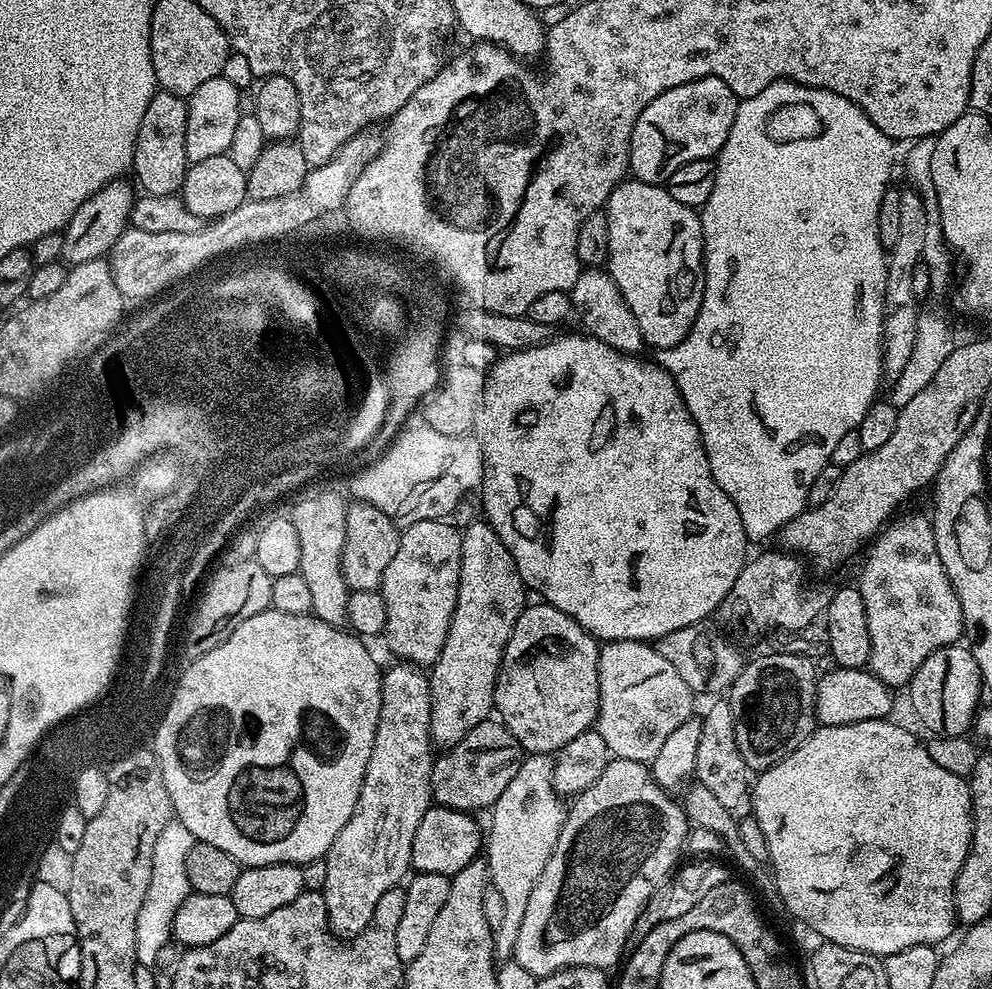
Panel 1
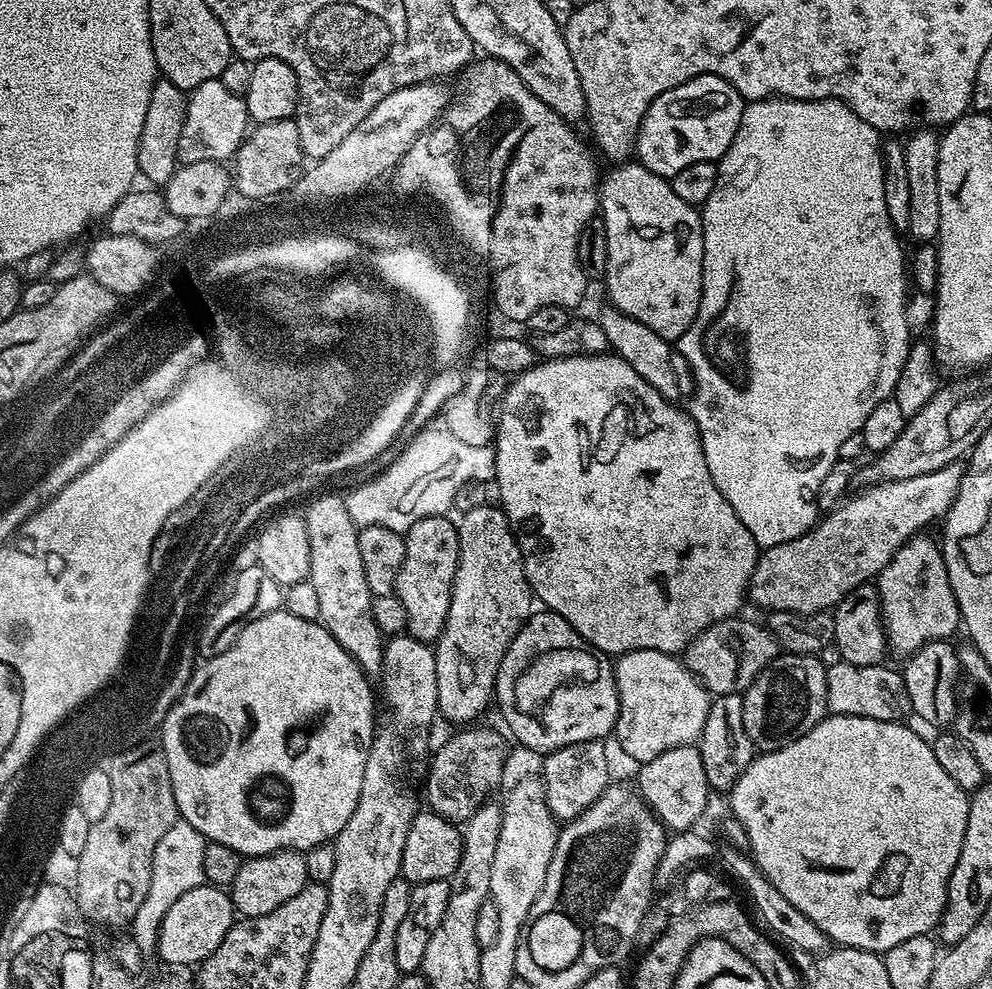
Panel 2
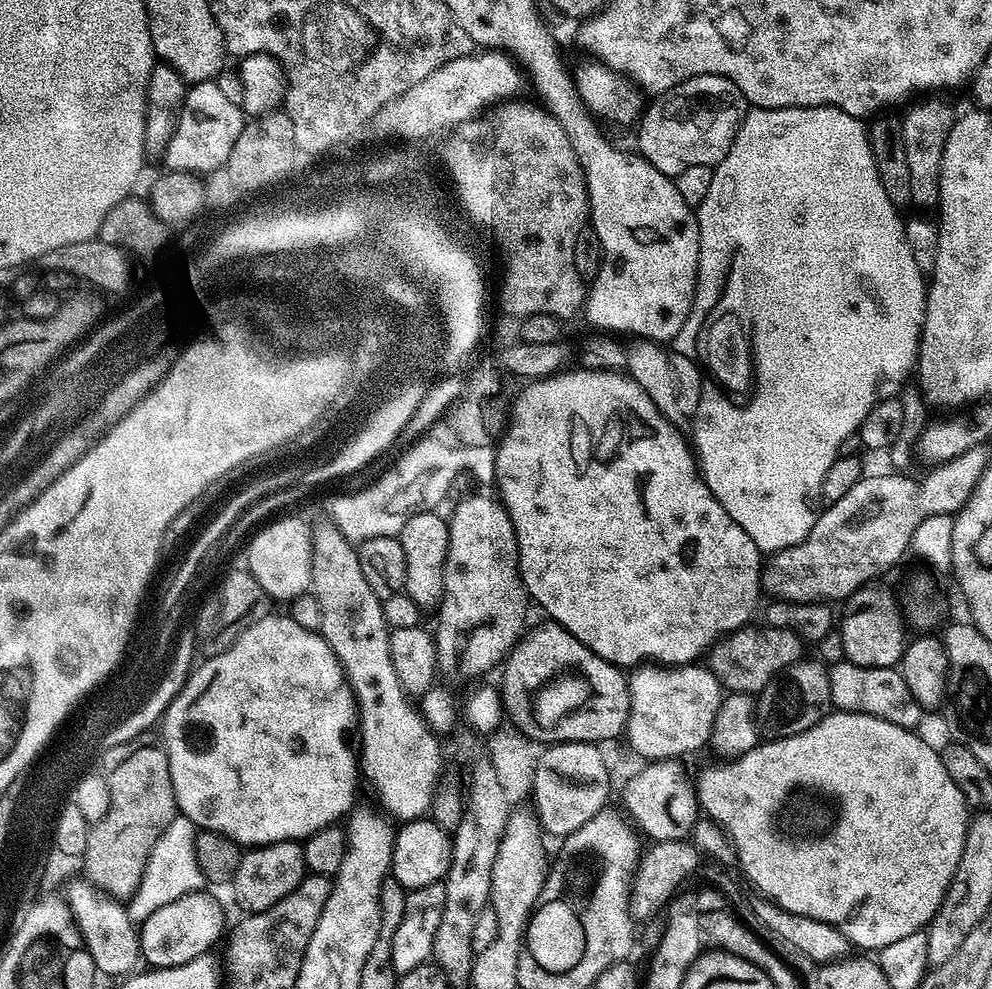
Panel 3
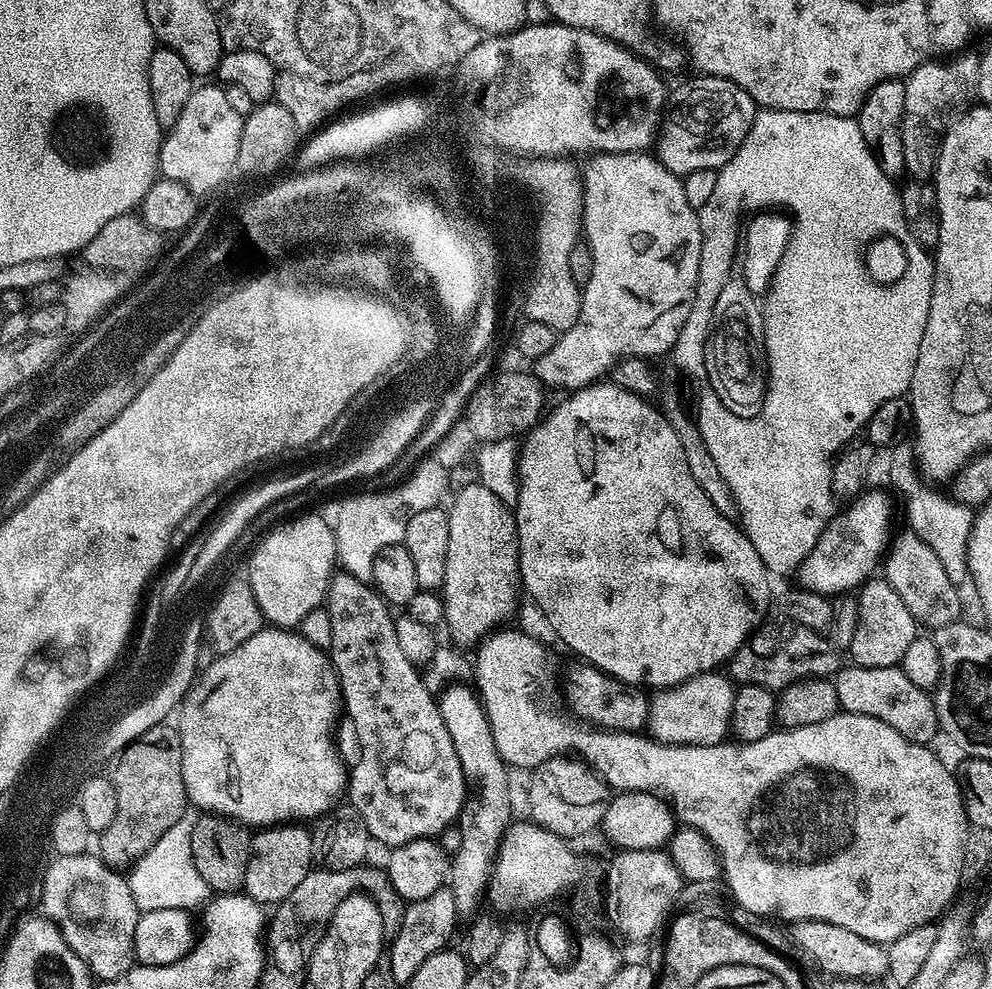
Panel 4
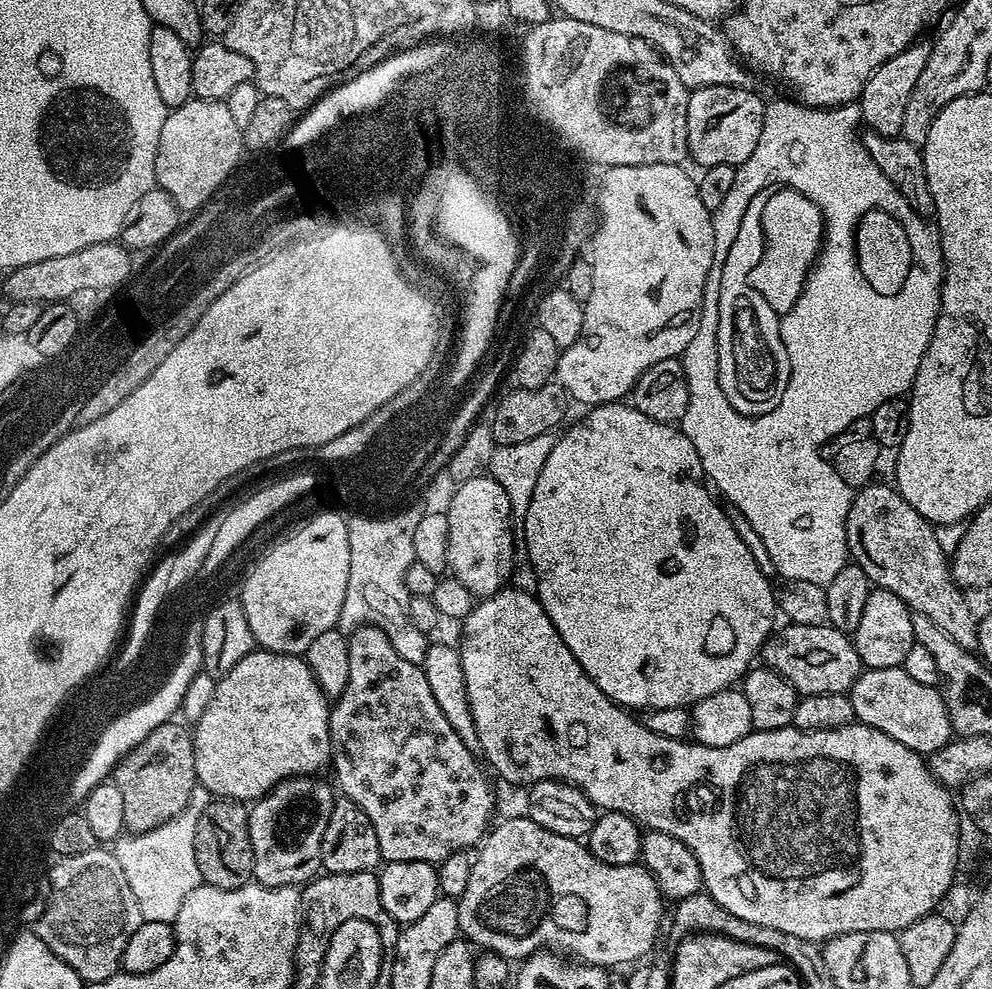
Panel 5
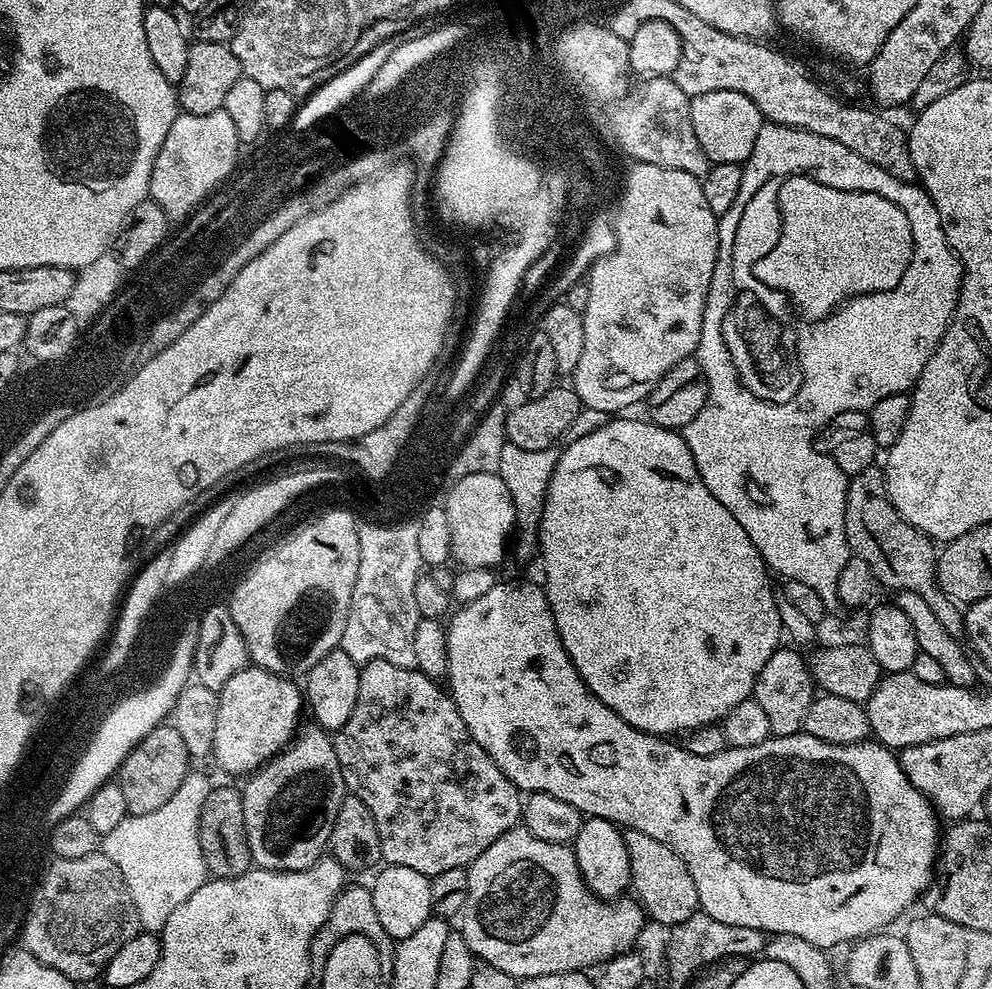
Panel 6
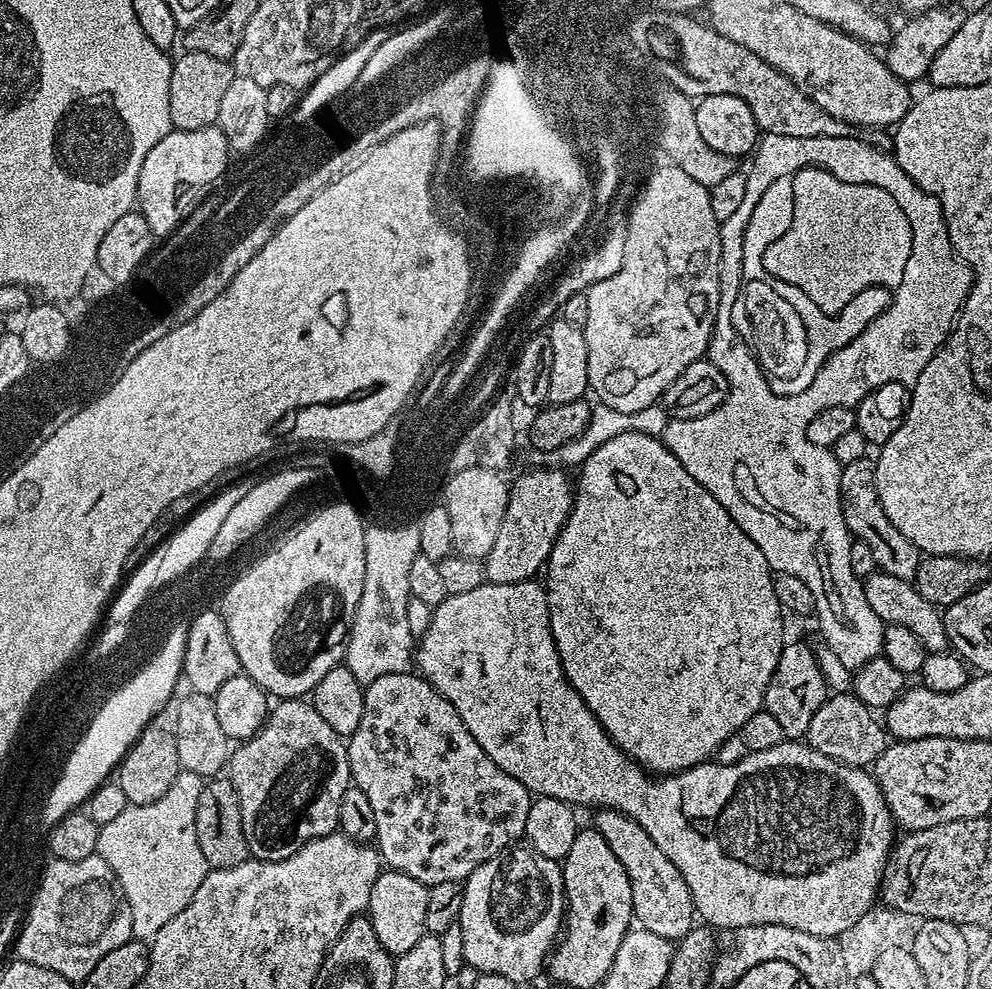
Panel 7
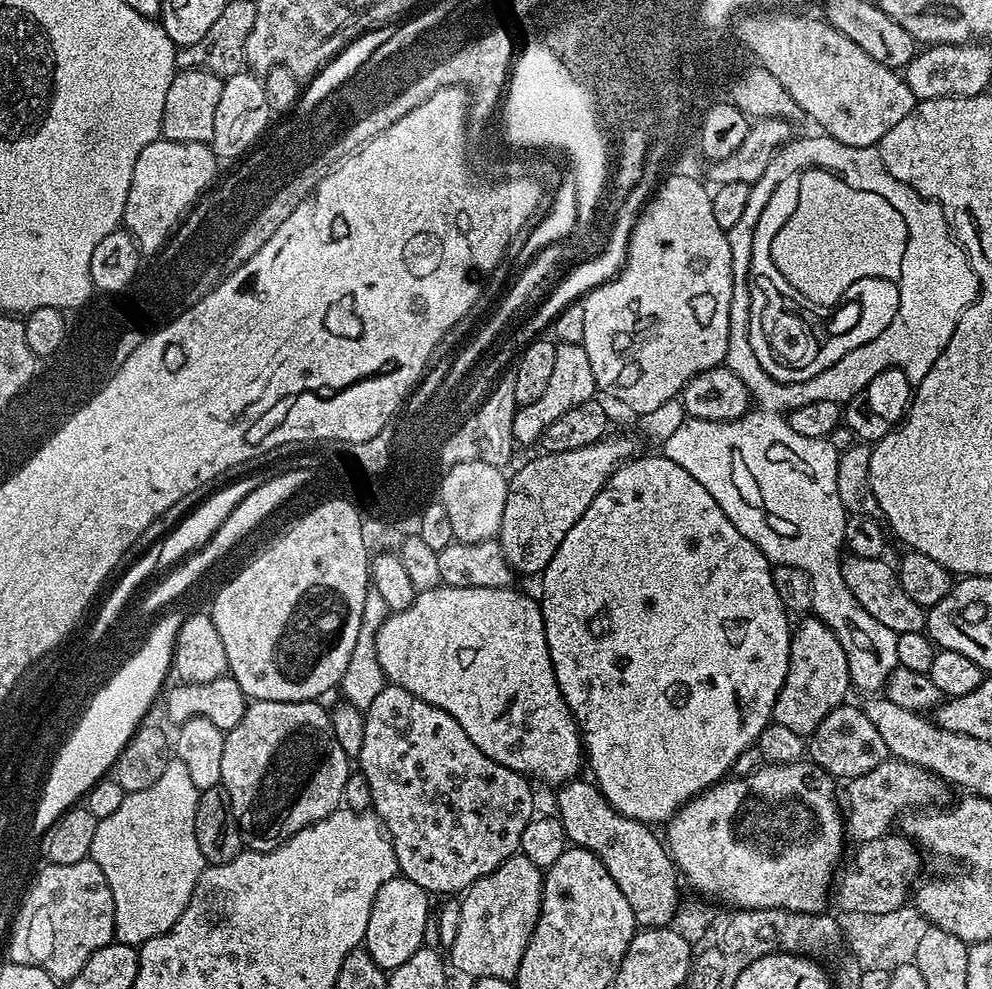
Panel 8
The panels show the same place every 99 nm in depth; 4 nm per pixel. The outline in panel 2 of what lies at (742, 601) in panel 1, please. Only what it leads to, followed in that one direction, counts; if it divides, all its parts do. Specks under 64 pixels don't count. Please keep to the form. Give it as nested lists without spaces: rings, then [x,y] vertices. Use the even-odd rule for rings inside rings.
[[[957,462],[954,464],[948,464],[942,470],[937,472],[931,472],[930,474],[922,474],[921,476],[915,476],[914,478],[906,478],[905,480],[890,480],[886,484],[874,484],[871,485],[867,490],[860,490],[855,494],[849,495],[847,499],[843,501],[839,506],[831,509],[827,513],[828,516],[819,521],[816,527],[811,532],[806,533],[804,536],[794,538],[790,542],[782,542],[778,546],[773,548],[765,548],[757,555],[756,565],[754,566],[754,574],[748,580],[748,590],[746,593],[749,601],[753,600],[760,608],[769,608],[772,614],[779,614],[782,612],[797,612],[798,614],[810,614],[811,612],[826,612],[835,609],[836,605],[840,603],[840,600],[846,595],[850,594],[850,590],[854,590],[859,584],[869,583],[873,578],[879,577],[880,571],[888,565],[890,558],[899,548],[901,548],[907,540],[914,535],[917,535],[932,519],[943,518],[948,514],[948,508],[954,502],[954,498],[958,494],[958,486],[960,480],[964,476],[965,465]]]

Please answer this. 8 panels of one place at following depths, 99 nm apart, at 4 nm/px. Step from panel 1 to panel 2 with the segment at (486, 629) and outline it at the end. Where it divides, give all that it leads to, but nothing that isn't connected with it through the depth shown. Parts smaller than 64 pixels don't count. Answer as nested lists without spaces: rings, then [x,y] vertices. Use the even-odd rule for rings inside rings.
[[[480,504],[458,520],[458,527],[460,549],[452,583],[452,601],[444,623],[444,632],[434,644],[438,674],[436,706],[441,717],[453,720],[456,726],[468,726],[479,721],[478,718],[487,710],[488,703],[493,703],[498,666],[506,654],[509,642],[516,637],[524,621],[534,611],[534,593],[528,585],[524,573],[524,559],[503,508]]]

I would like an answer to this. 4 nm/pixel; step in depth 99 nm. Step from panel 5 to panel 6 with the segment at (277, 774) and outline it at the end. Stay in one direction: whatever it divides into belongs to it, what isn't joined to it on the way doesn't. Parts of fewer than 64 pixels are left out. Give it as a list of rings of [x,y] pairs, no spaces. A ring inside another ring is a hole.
[[[255,666],[246,667],[238,674],[234,674],[234,678],[230,678],[230,682],[226,682],[226,686],[218,693],[217,724],[214,726],[211,759],[216,759],[226,771],[243,777],[255,772],[265,762],[277,756],[283,748],[288,747],[302,724],[302,692],[297,685],[295,688],[292,684],[295,683],[287,676],[279,676],[270,670]]]

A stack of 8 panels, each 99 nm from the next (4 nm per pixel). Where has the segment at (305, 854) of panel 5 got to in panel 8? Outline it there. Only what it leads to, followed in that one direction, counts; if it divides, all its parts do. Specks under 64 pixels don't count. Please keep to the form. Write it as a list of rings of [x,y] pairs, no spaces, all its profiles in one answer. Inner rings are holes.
[[[252,700],[238,722],[225,735],[220,784],[230,794],[230,806],[240,827],[244,848],[269,852],[282,846],[298,830],[316,824],[341,807],[344,787],[350,771],[350,757],[338,746],[334,726],[327,707],[315,700],[302,702],[270,702]]]

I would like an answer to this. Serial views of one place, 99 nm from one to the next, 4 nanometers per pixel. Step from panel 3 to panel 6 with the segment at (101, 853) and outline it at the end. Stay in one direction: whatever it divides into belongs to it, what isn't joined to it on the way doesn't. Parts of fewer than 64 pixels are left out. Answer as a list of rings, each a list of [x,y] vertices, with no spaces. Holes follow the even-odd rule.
[[[165,722],[150,730],[150,734],[138,741],[120,764],[118,783],[122,795],[126,798],[128,814],[150,814],[150,810],[159,810],[165,802],[170,802],[174,790],[178,790],[178,786],[182,786],[182,782],[188,776],[188,763],[190,757],[186,745],[171,722]]]

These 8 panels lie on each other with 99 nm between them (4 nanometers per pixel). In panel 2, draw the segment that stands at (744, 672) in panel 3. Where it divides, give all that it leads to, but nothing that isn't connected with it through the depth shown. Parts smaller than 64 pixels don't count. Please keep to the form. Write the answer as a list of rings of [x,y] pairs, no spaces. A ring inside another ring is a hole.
[[[729,618],[712,624],[690,641],[682,663],[713,697],[744,693],[760,671],[778,654],[778,641],[771,631],[752,620]]]

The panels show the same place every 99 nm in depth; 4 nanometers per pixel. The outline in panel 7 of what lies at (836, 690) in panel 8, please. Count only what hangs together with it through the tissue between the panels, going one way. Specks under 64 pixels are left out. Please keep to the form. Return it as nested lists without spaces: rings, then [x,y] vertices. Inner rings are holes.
[[[785,643],[782,654],[778,658],[778,666],[766,686],[763,711],[774,714],[778,726],[782,726],[785,737],[807,737],[810,718],[814,718],[818,706],[830,695],[827,682],[819,669],[813,649],[807,644]]]

